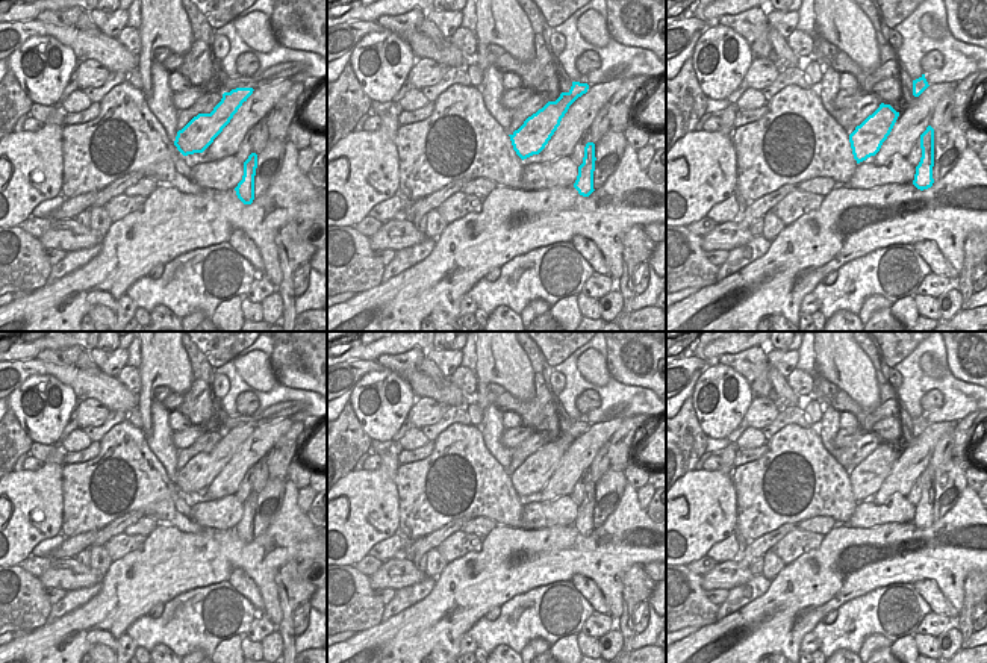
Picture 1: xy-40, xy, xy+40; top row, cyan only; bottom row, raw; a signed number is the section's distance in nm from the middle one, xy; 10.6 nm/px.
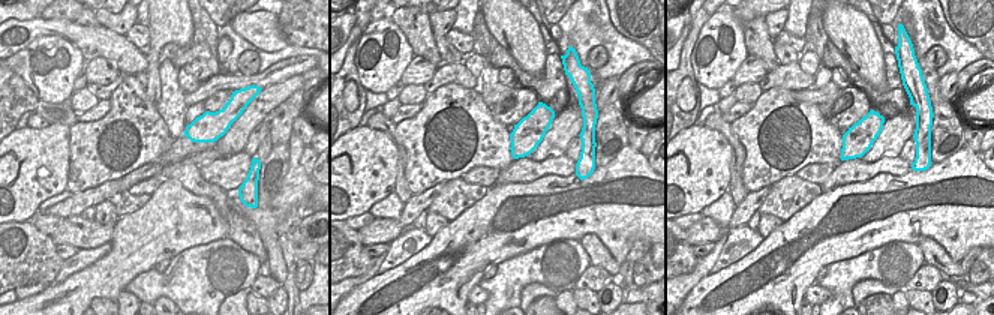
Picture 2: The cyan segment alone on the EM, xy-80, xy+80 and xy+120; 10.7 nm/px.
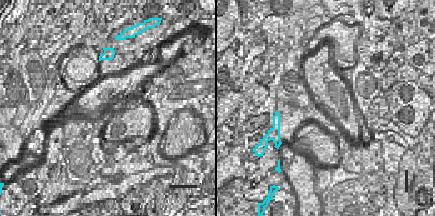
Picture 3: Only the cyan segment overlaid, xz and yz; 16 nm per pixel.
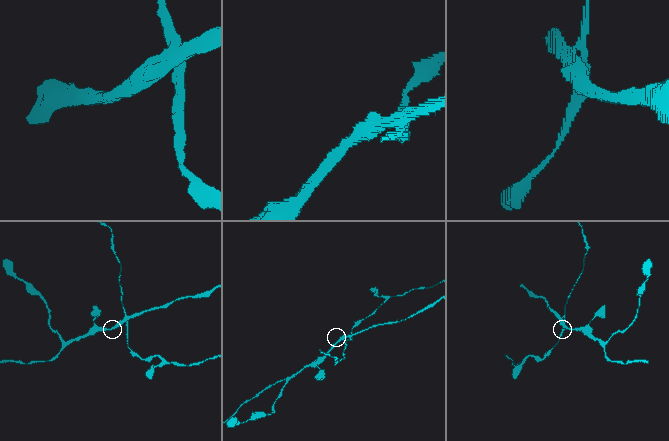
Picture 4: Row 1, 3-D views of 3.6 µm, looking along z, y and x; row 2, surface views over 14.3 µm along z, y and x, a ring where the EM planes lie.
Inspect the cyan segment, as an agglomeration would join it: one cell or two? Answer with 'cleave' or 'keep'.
cleave

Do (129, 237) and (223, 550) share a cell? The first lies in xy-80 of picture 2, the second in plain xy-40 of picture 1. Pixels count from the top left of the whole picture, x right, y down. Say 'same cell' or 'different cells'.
same cell

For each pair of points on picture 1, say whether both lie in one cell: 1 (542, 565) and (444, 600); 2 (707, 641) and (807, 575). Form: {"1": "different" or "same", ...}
{"1": "same", "2": "same"}

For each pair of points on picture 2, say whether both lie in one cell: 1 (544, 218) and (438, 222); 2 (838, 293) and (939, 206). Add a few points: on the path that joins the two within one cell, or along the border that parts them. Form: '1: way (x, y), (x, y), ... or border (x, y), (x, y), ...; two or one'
1: border (449, 222), (432, 237); two
2: border (916, 243), (888, 242), (864, 254); two

